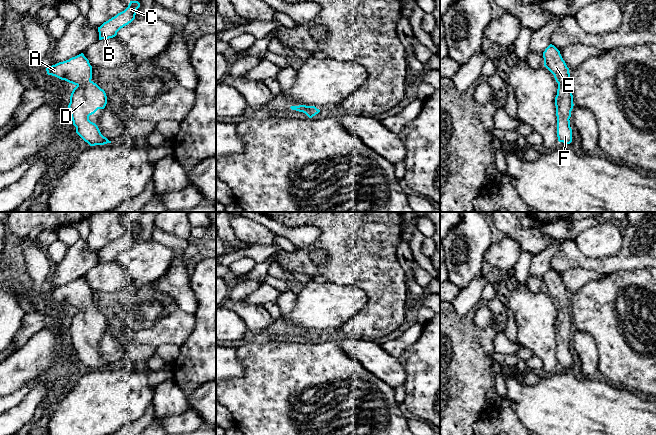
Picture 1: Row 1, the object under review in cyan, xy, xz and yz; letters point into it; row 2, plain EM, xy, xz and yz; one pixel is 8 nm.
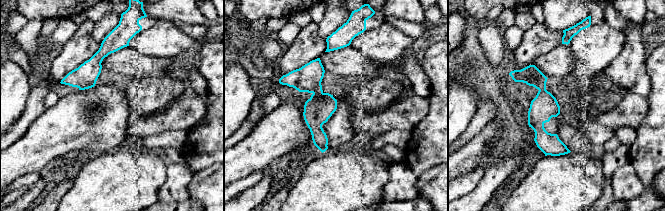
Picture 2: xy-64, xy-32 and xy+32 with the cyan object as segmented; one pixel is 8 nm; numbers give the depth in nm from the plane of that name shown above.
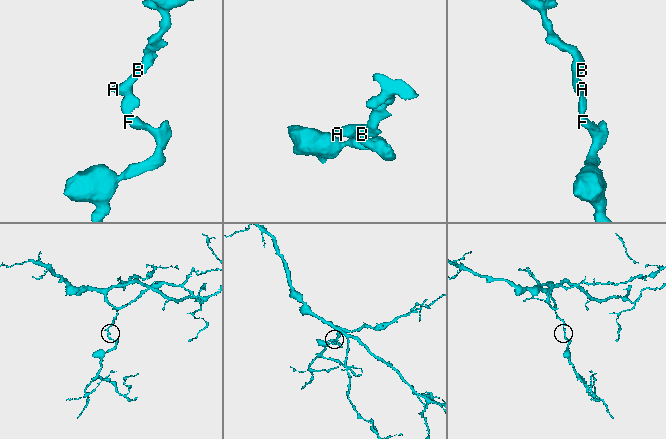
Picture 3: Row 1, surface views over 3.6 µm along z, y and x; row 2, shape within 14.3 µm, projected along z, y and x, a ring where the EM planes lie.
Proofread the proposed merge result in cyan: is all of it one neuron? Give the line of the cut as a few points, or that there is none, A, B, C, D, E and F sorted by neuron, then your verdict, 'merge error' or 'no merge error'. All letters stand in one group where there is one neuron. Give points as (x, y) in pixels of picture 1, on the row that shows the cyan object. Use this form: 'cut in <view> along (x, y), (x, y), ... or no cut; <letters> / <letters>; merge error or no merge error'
no cut; A B C D E F; no merge error

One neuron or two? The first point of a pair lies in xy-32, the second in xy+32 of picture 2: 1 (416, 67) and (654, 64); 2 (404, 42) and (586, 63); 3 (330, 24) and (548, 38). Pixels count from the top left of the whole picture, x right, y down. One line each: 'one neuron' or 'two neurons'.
1: two neurons
2: one neuron
3: two neurons

